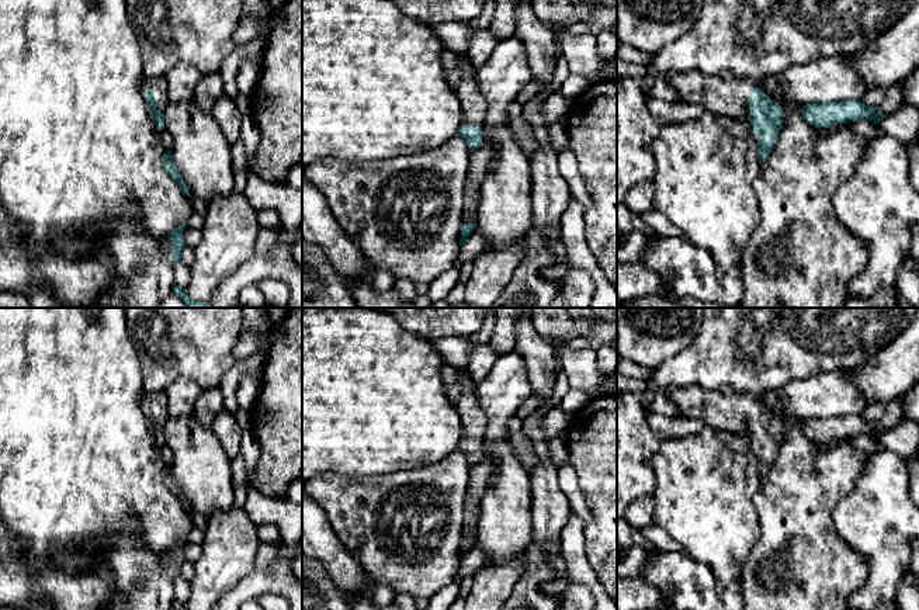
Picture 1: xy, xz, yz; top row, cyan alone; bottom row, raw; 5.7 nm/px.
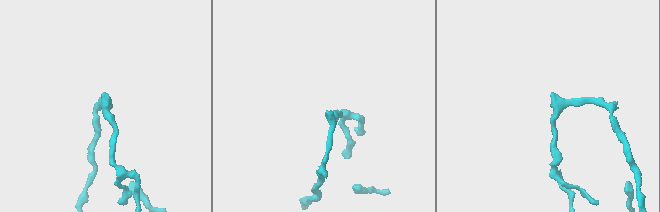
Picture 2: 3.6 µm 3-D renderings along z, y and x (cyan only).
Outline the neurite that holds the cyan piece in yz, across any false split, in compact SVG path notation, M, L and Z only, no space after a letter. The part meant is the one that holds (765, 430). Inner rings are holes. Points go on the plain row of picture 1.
M698 385L660 388L655 392L674 402L687 419L700 419L705 424L734 434L749 434L756 448L759 476L763 479L774 462L783 443L784 423L752 398L731 387L705 389Z

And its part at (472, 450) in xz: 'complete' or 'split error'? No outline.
split error

